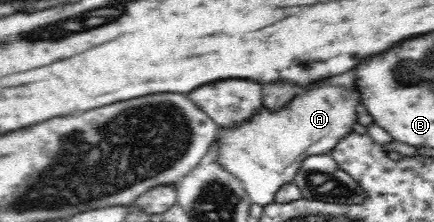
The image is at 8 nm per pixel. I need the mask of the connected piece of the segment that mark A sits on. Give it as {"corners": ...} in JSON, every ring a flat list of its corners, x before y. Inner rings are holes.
{"corners":[[315,87,313,91,299,95,289,109,277,115,263,111,261,115,251,117,253,121,249,125,220,129,217,138,221,144,219,162,241,180,251,204,267,206,274,203,278,189,293,182,303,159,329,153,351,131,359,95,349,101,343,101,341,95,341,87]]}

